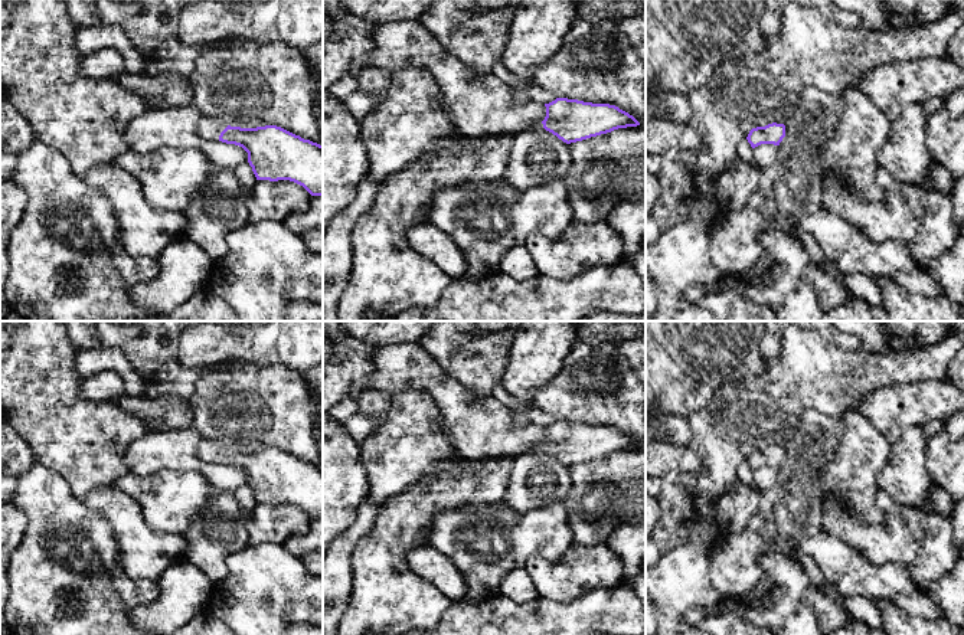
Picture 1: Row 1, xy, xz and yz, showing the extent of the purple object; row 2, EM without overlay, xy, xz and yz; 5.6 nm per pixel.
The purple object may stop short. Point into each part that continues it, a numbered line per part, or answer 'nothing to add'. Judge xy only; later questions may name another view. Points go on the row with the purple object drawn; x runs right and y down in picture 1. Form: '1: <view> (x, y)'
1: xy (211, 128)

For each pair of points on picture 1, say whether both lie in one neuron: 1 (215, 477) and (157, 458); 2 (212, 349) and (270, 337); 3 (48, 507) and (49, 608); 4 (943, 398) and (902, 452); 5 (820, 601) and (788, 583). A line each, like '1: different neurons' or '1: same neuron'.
1: same neuron
2: same neuron
3: same neuron
4: different neurons
5: different neurons

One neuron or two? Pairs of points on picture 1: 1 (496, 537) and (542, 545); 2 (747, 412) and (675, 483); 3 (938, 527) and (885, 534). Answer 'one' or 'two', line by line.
1: one
2: one
3: one

